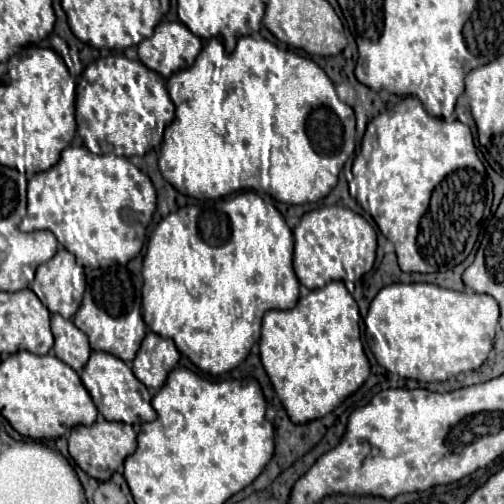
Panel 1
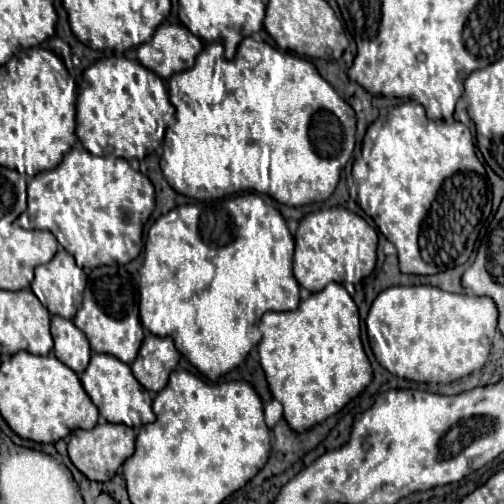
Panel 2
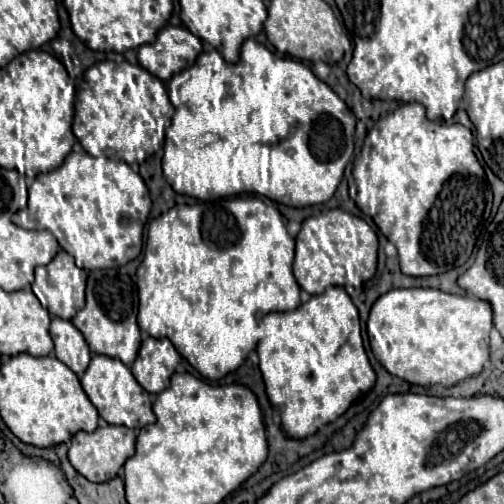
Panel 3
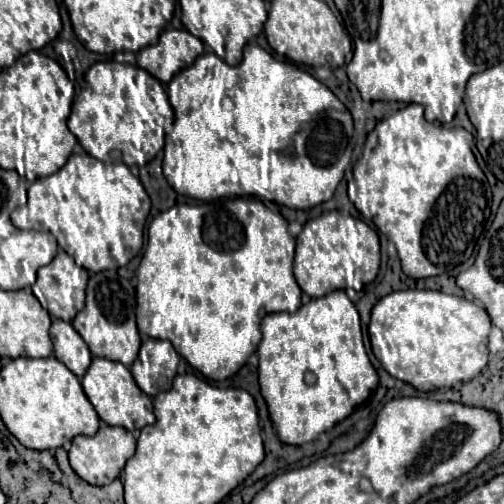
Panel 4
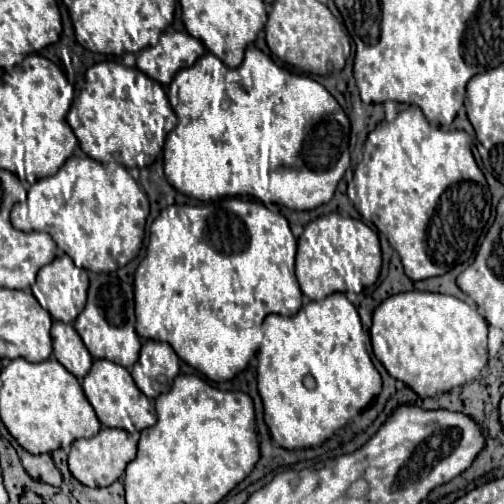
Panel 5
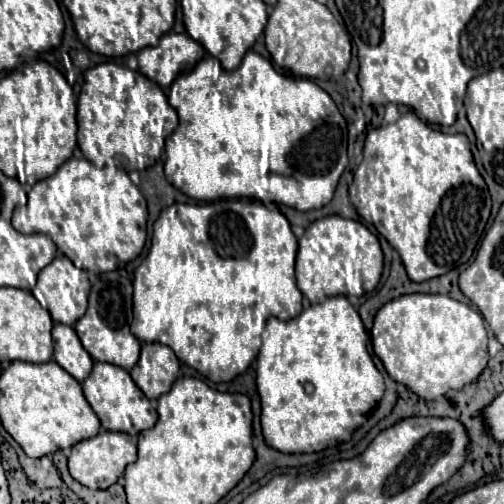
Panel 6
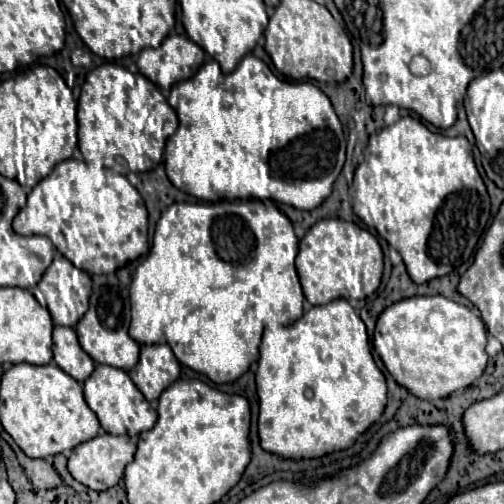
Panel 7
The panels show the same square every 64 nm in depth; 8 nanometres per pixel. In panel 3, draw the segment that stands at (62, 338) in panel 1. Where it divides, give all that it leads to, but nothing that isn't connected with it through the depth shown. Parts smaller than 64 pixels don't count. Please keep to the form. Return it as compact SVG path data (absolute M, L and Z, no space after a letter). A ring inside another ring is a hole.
M52 318L50 336L54 340L54 352L60 362L64 362L70 370L80 378L90 364L90 348L82 336L82 332L70 322L62 318Z

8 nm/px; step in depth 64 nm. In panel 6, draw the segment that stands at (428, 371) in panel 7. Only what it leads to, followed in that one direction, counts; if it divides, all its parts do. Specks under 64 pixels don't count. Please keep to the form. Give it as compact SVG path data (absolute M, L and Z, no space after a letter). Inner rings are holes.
M404 294L386 302L374 316L372 348L386 372L424 400L474 382L488 364L488 336L480 312L442 294Z

